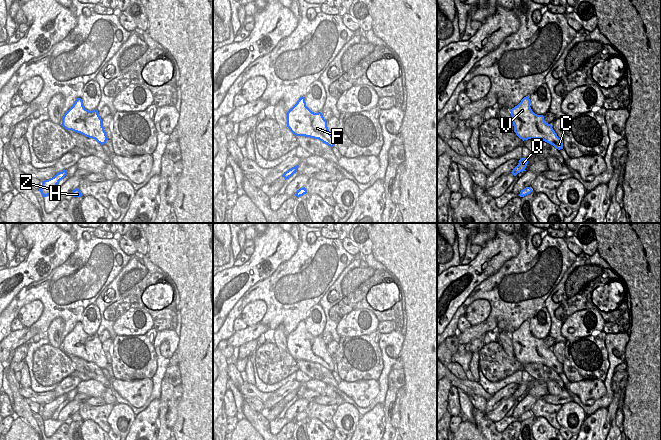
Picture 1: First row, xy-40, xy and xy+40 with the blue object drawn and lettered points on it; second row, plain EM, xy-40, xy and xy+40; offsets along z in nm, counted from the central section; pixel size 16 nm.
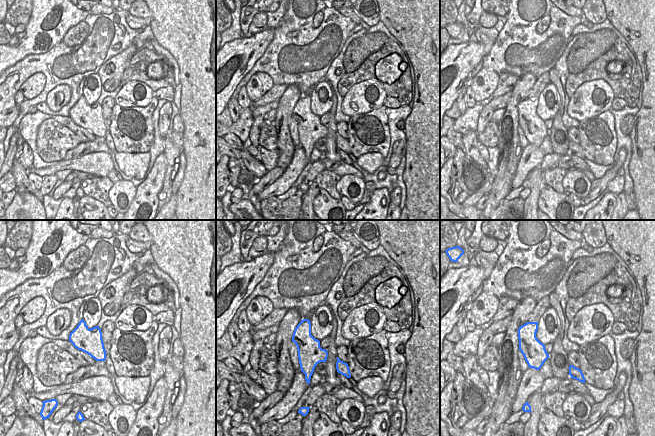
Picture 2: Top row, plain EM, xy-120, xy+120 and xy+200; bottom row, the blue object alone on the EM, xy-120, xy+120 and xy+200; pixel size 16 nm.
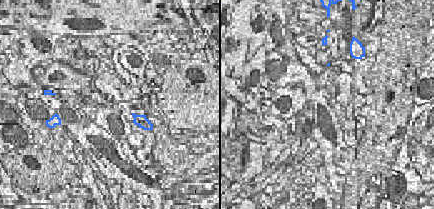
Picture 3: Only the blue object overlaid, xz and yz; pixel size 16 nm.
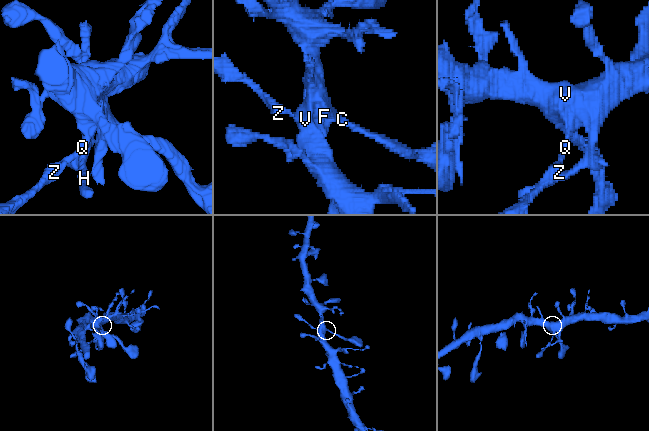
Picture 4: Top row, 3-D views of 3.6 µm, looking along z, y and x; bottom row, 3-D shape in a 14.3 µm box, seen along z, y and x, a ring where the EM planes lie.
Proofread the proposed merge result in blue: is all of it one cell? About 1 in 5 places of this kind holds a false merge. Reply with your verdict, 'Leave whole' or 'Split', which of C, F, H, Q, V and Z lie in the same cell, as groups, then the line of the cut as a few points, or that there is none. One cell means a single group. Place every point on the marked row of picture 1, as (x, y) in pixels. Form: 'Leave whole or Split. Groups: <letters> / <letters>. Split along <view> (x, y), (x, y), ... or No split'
Leave whole. Groups: C F H Q V Z. No split.

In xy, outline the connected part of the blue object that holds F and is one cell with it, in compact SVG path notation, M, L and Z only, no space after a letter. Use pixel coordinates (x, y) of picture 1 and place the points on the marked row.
M305 97L299 98L287 112L287 127L296 136L319 139L330 147L335 145L327 121L321 112L314 113L306 106Z

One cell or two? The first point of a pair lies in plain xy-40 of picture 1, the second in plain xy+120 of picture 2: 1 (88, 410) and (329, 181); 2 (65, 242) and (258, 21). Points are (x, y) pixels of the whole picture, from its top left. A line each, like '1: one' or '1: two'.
1: one
2: two

